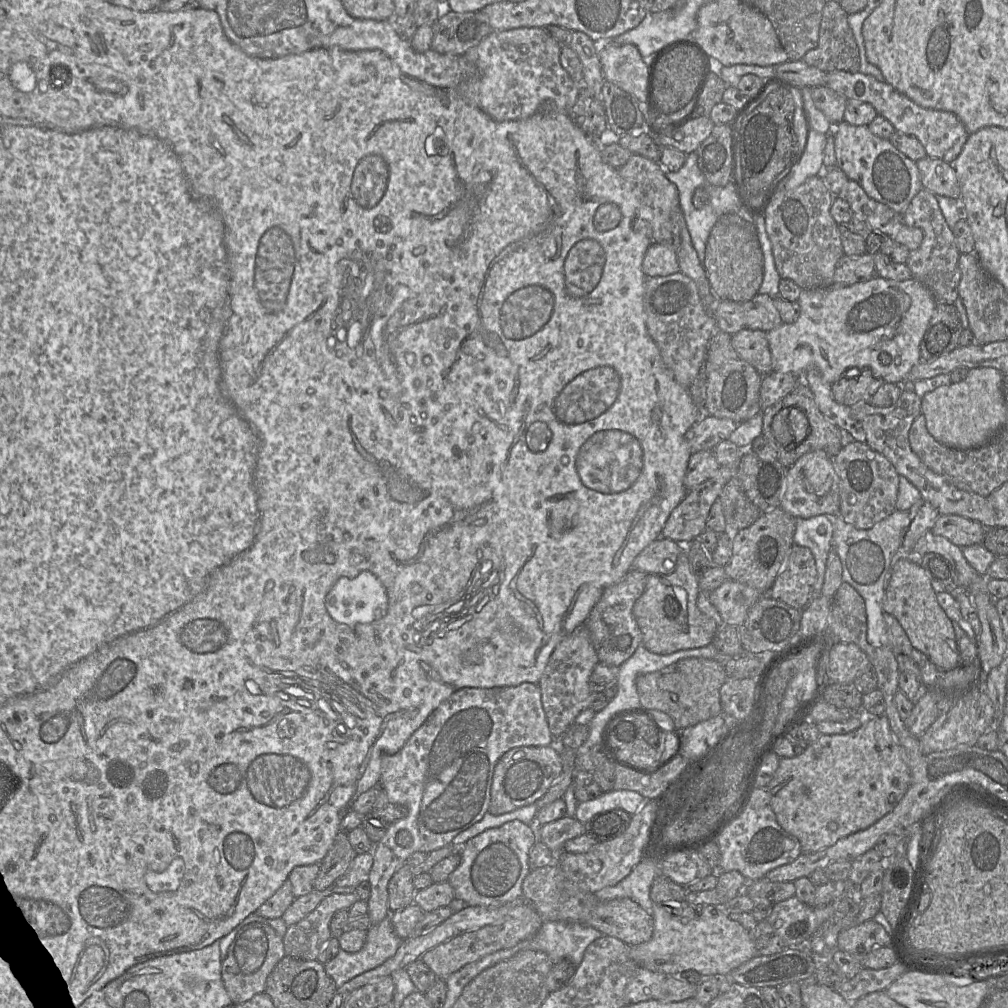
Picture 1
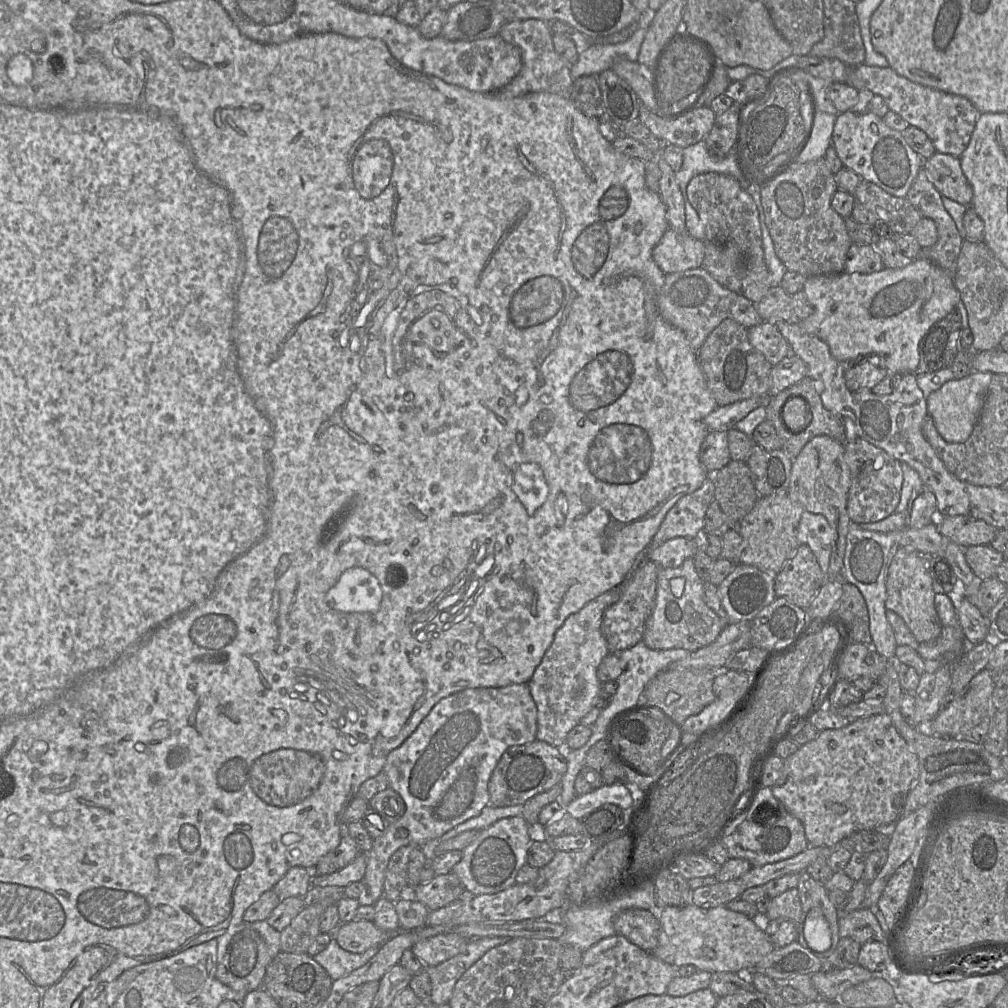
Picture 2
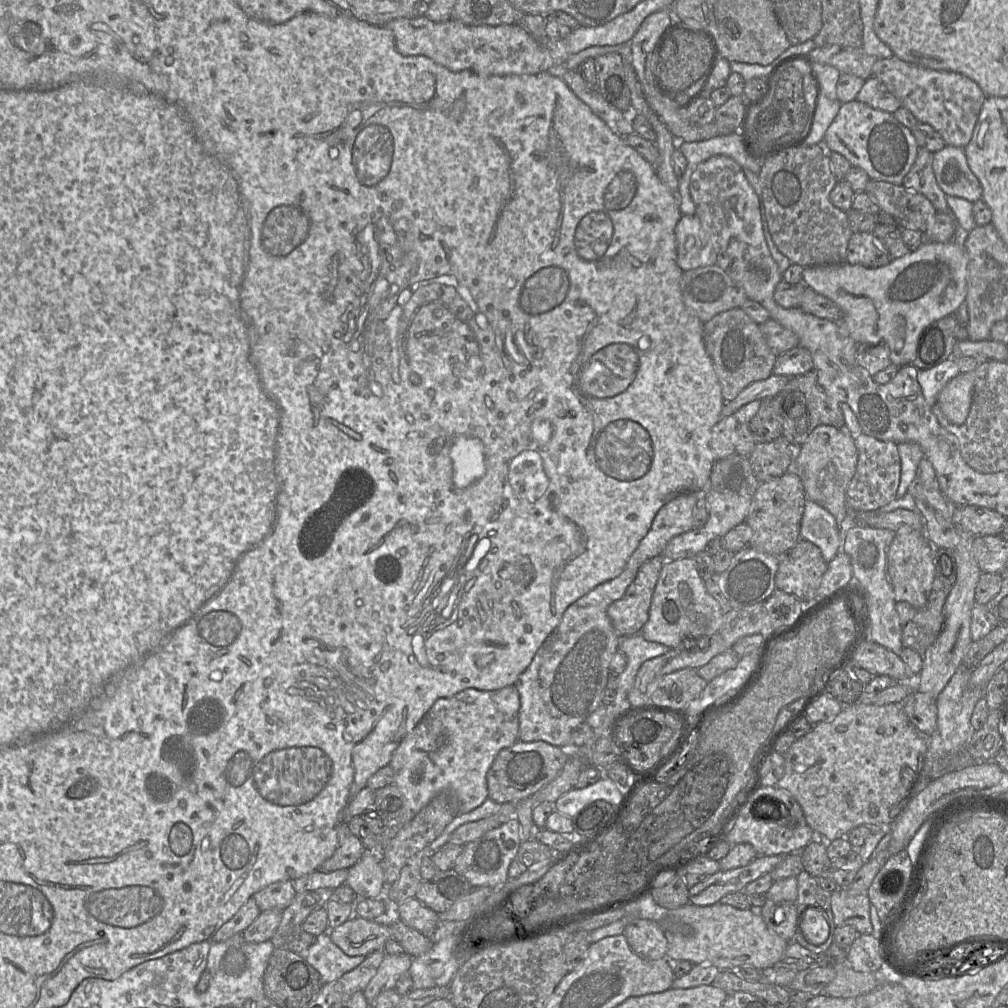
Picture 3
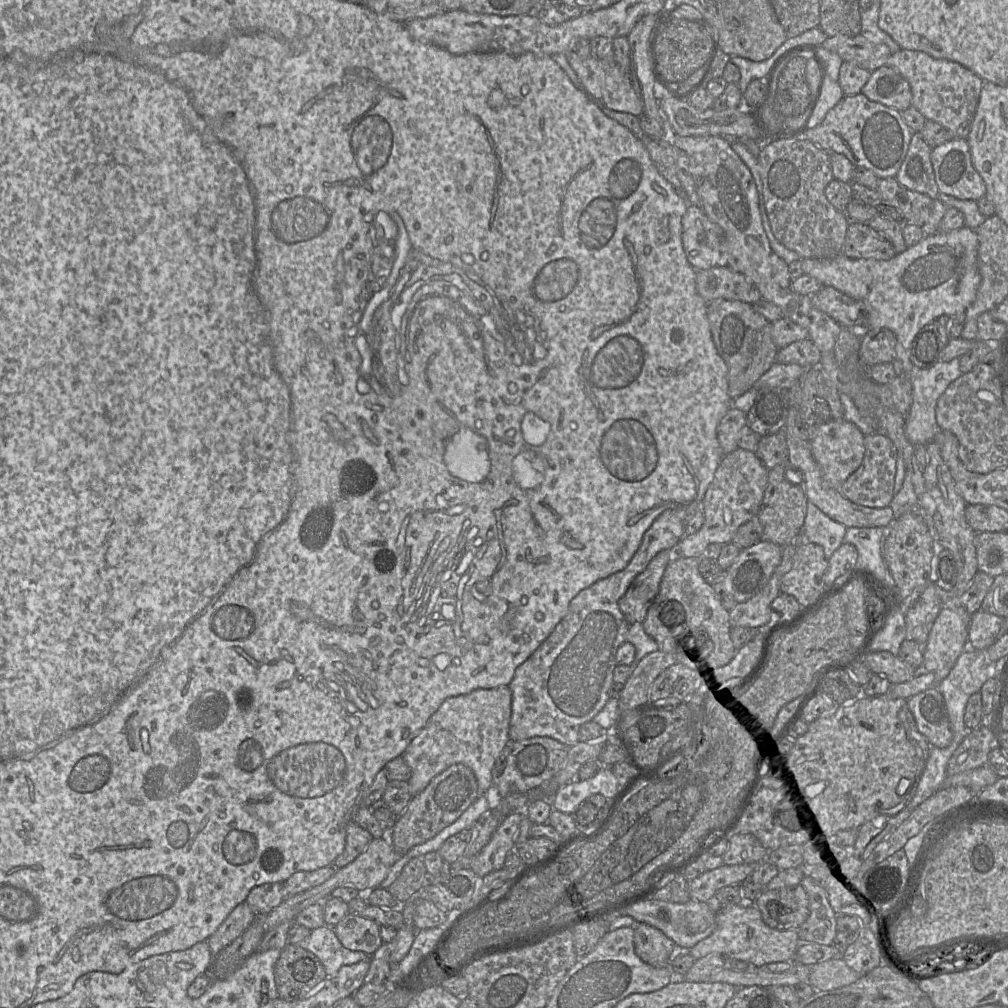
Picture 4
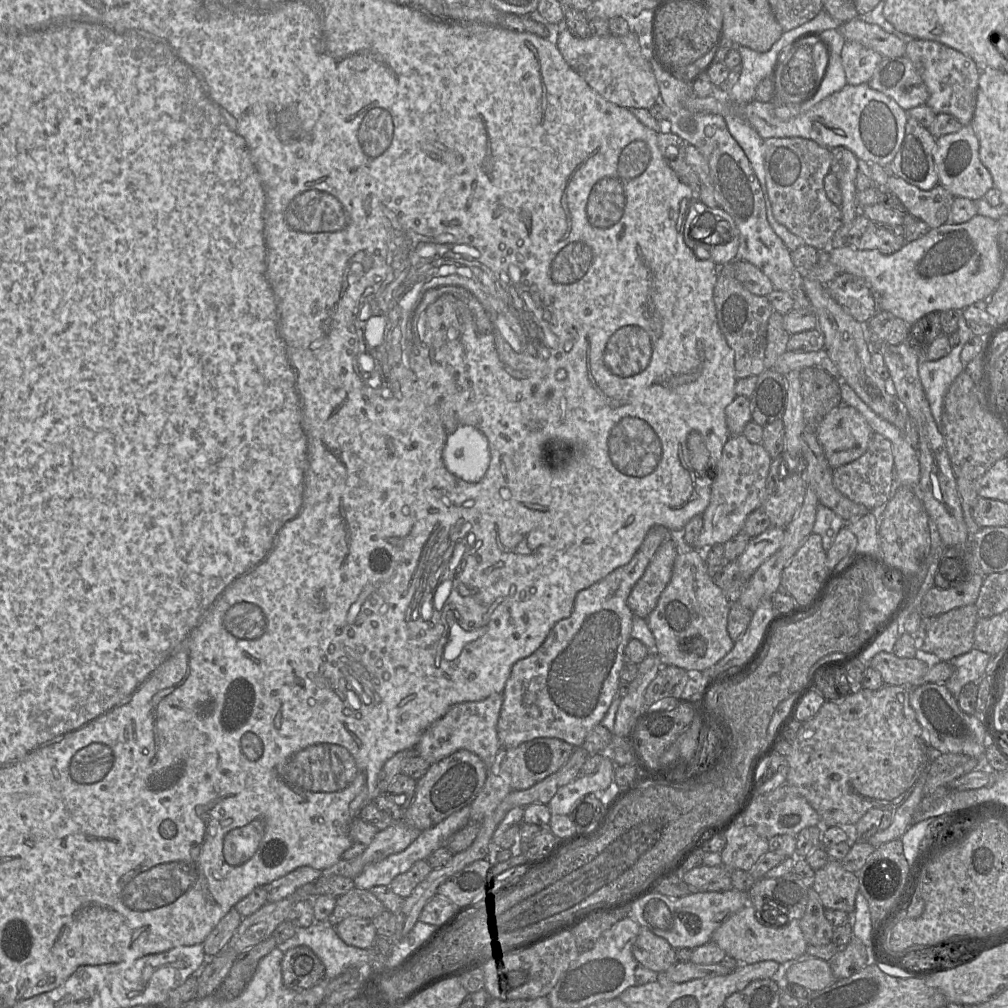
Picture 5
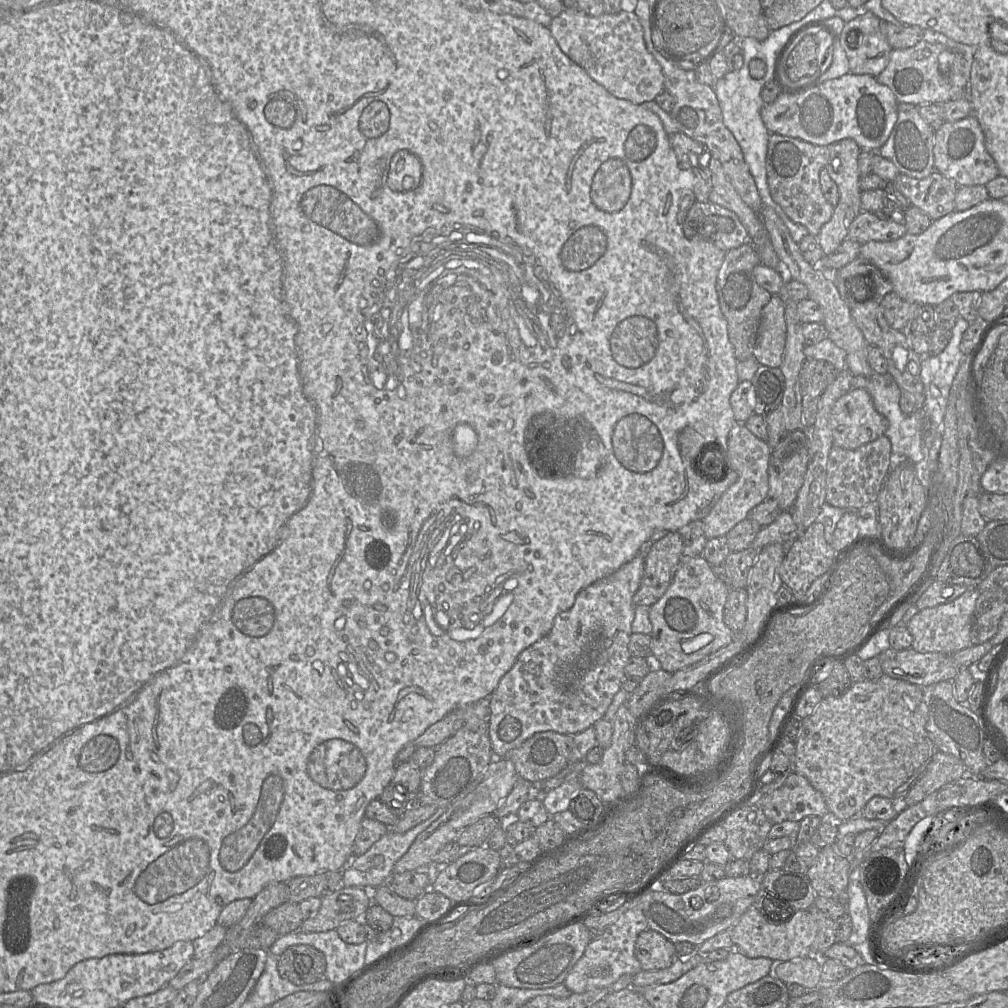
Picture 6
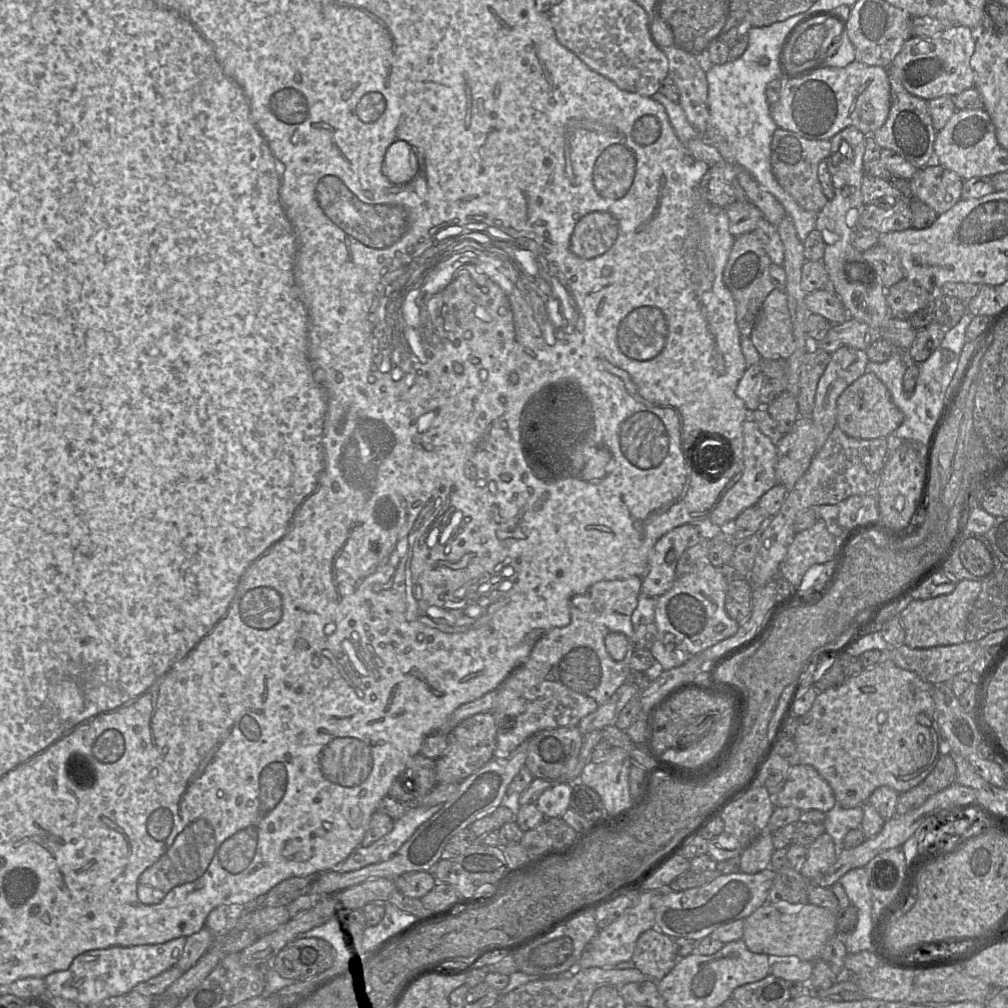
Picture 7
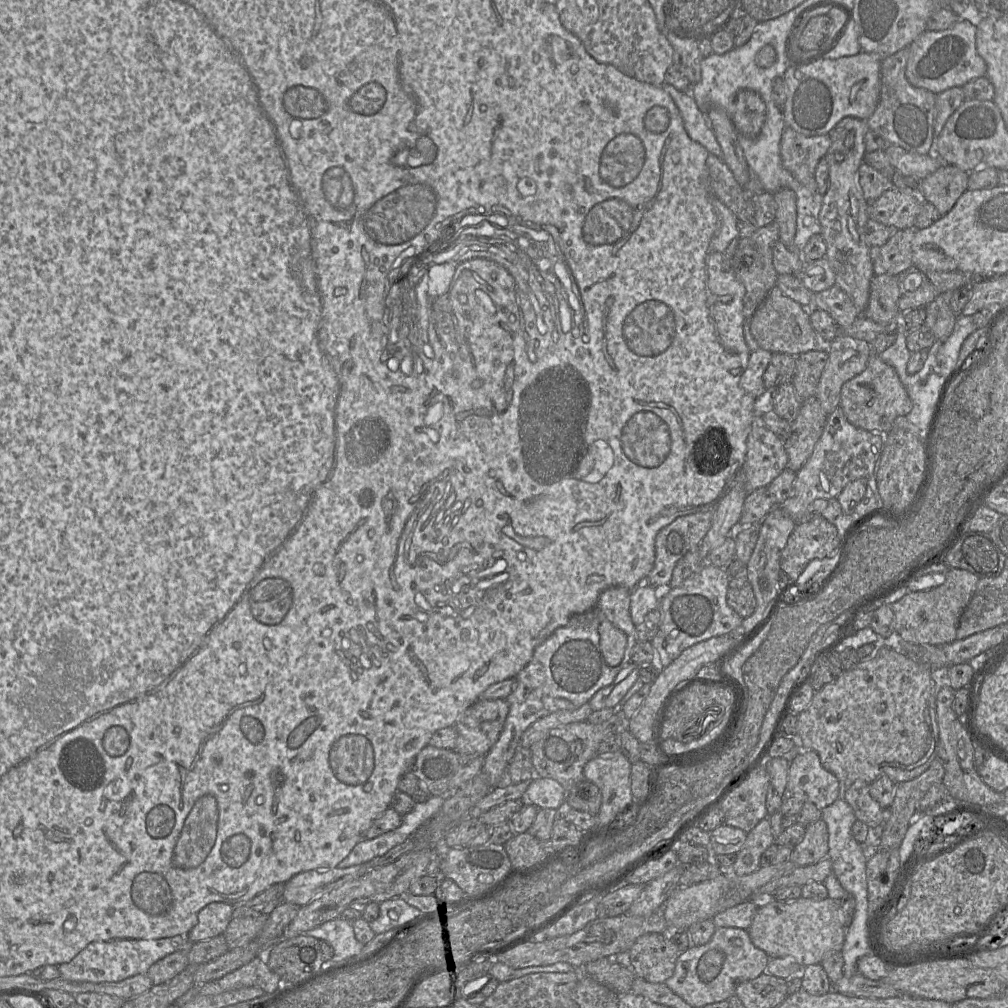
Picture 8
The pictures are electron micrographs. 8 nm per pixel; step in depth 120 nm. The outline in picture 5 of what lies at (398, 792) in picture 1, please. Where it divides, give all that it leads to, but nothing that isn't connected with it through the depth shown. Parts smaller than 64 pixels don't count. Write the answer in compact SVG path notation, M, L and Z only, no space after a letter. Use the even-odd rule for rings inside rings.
M494 693L480 701L457 703L423 733L415 745L416 754L433 764L460 749L478 755L489 771L499 771L501 745L498 739L497 722L503 702L502 693Z

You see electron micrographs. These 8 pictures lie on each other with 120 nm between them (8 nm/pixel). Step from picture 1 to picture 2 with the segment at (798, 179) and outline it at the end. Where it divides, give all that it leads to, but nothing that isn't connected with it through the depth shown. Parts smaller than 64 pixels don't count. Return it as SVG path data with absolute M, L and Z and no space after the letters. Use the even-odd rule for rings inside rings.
M816 111L809 139L796 159L798 163L806 163L824 158L831 145L832 132L838 114Z

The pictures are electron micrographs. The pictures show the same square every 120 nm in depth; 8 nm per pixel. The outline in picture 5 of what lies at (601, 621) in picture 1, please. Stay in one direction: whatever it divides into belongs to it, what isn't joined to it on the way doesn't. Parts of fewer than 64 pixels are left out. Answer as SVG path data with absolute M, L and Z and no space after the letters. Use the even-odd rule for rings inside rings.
M674 536L666 539L657 549L627 598L627 605L634 616L646 619L654 610L662 591L671 579L678 553Z

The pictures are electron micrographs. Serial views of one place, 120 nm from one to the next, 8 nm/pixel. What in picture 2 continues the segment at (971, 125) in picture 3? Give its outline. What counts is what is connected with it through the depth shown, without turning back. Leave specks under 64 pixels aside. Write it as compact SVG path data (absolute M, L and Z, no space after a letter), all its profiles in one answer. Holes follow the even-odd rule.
M864 63L851 68L846 83L858 91L867 89L883 98L890 111L924 131L937 153L960 157L968 147L980 113L965 97L946 93L910 81L891 67L867 66Z

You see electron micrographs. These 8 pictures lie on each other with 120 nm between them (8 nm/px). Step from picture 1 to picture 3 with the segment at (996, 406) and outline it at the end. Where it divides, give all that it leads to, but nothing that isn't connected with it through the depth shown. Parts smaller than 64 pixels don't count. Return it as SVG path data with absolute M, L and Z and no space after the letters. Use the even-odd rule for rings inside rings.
M975 372L960 373L947 383L937 396L937 403L944 416L955 425L962 425L969 414Z

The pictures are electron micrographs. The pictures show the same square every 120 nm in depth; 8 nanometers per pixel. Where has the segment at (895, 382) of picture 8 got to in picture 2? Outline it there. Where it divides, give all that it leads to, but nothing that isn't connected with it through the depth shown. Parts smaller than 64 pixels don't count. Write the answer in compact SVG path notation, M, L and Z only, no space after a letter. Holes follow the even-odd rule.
M827 435L811 439L793 460L787 492L804 510L823 515L833 530L833 544L827 579L842 578L846 537L851 520L847 513L848 493L851 485L849 467L844 459L844 443Z

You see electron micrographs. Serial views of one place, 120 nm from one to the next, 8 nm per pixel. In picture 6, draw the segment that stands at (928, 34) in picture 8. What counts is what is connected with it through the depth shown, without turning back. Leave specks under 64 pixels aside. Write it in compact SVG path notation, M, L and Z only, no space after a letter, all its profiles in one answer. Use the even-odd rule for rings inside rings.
M926 41L926 48L919 52L914 52L914 46L893 49L888 65L876 78L879 83L891 89L898 103L919 106L948 102L956 95L960 95L963 90L968 97L970 71L971 64L962 58L958 49Z

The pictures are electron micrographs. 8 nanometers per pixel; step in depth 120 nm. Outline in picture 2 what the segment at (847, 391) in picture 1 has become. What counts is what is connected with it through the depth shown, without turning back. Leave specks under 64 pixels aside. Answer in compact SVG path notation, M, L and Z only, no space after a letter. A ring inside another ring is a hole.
M862 355L846 364L845 384L849 391L872 389L887 376L885 358L880 355Z

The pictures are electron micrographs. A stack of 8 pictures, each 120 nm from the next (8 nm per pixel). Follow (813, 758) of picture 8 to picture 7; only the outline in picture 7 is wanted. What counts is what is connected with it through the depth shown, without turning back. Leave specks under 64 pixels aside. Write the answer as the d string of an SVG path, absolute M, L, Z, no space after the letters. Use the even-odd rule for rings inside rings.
M792 763L784 787L773 800L775 807L793 806L801 811L828 813L836 806L829 784L812 766L800 763Z

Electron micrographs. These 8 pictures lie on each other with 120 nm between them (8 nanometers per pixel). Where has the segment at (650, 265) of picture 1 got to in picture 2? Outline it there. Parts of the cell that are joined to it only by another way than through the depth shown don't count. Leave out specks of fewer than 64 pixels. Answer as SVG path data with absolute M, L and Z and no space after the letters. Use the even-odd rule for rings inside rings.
M668 229L652 251L652 257L666 274L701 268L705 256L705 242L687 233Z

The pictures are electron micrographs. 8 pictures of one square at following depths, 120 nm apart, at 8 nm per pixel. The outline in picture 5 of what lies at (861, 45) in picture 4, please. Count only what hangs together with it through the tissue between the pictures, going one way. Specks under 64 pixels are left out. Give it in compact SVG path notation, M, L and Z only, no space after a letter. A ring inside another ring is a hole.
M860 16L843 23L838 30L846 41L860 43L883 57L896 58L905 54L907 43L879 25L865 22Z

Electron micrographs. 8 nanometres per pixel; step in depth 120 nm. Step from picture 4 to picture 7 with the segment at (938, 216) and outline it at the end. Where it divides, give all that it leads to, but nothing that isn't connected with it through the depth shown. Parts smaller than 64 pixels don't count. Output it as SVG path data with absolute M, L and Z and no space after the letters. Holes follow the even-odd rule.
M940 164L919 170L910 180L913 196L938 215L948 211L961 199L963 183L957 173Z

